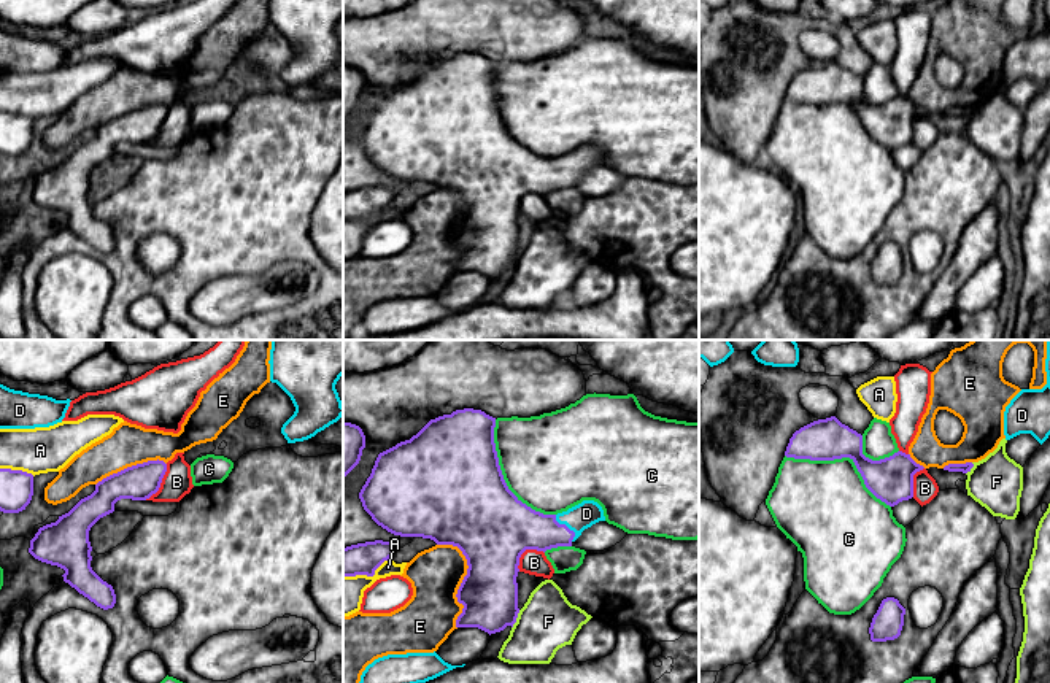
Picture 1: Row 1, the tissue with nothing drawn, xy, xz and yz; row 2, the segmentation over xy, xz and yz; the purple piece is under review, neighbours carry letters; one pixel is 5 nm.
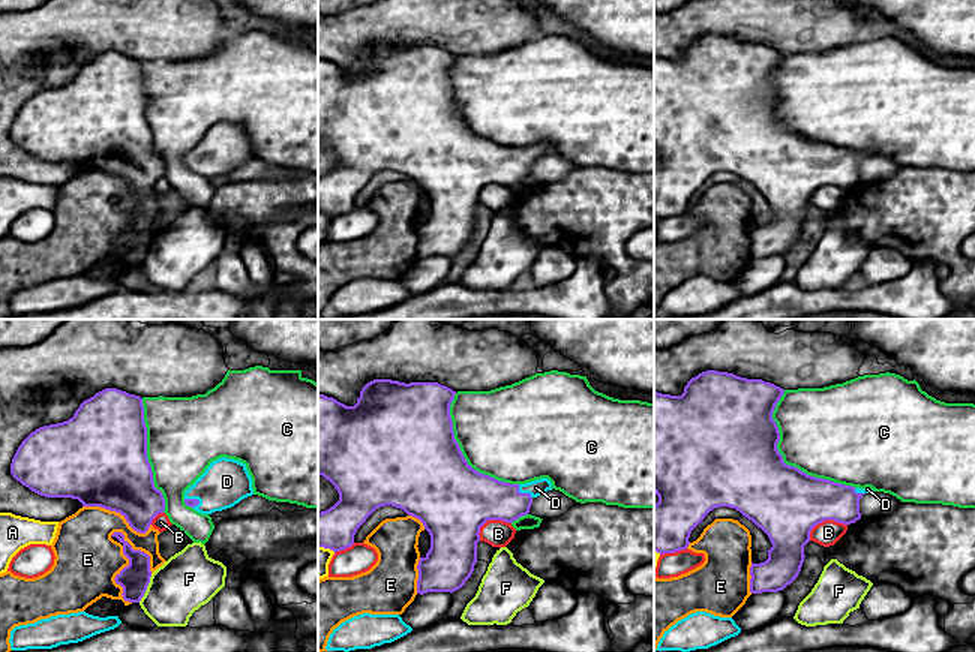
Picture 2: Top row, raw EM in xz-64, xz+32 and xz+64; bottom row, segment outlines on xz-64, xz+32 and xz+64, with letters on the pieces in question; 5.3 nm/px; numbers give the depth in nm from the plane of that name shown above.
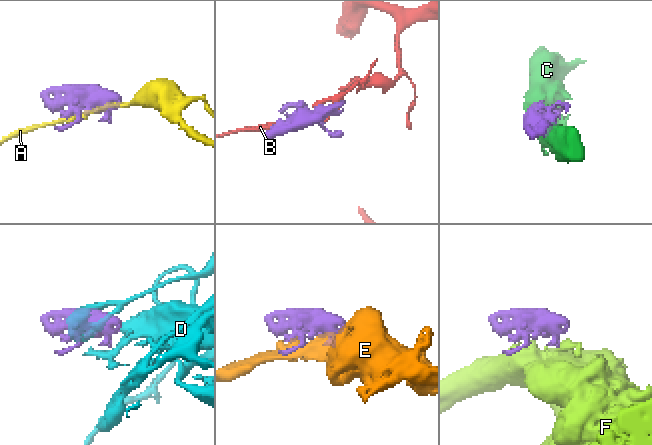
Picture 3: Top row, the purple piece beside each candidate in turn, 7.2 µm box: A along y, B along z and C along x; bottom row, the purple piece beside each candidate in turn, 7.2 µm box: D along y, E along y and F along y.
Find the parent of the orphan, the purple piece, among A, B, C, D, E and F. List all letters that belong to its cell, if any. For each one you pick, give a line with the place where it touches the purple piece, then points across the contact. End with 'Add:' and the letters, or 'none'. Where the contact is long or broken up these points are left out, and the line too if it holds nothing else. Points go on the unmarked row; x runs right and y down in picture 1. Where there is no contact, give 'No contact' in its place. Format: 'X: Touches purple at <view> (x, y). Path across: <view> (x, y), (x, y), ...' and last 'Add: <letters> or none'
D: Touches purple at xz (566, 170)
Add: D

